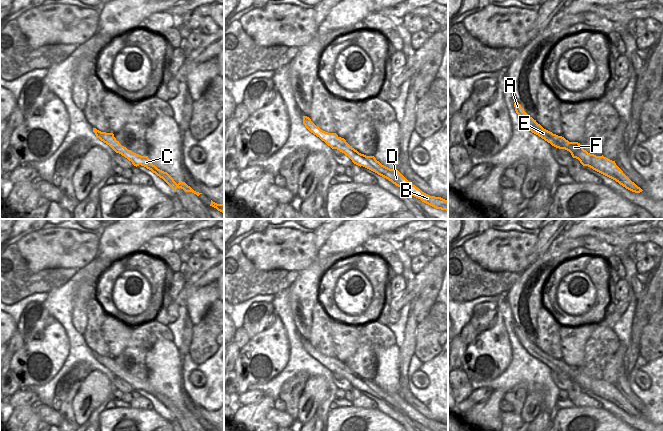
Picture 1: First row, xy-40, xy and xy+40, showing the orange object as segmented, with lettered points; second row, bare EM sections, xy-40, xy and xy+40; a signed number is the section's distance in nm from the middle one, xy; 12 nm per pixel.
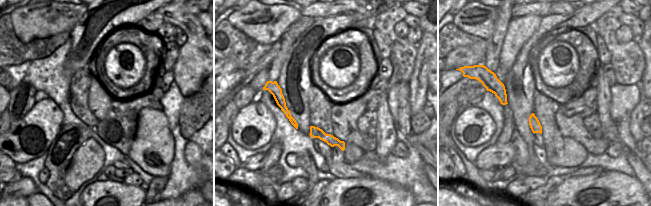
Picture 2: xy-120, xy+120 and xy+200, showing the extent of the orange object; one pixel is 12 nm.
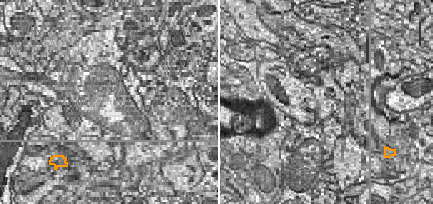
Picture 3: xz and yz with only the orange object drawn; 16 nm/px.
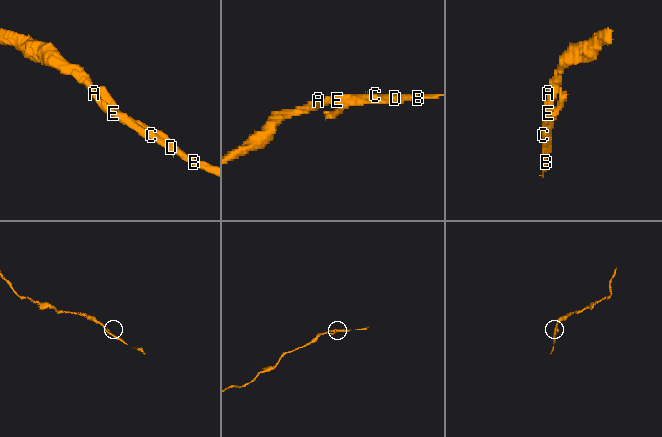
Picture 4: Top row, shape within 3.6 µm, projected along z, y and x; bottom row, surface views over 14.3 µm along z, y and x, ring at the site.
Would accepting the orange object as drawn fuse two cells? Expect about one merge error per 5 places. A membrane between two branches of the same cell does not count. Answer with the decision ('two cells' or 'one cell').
two cells

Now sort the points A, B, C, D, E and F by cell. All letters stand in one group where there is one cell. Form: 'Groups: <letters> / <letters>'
Groups: A E / B C D F.

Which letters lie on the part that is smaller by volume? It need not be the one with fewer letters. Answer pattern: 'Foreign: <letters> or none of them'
Foreign: B, C, D, F

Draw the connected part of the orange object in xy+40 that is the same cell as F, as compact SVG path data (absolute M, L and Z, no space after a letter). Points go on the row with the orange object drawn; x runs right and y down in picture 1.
M560 137L560 141L569 149L572 157L578 159L583 166L588 166L615 180L632 192L640 193L643 191L623 173L623 171L616 165L615 161L612 161L603 155L596 156L588 153L578 142L569 142L564 137Z

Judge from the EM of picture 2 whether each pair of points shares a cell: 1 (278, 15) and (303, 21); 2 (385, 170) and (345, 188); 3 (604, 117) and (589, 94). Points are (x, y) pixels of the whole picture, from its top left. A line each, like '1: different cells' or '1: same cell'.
1: different cells
2: different cells
3: different cells

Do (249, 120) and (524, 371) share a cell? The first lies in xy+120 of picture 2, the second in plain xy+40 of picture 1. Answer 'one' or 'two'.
two

